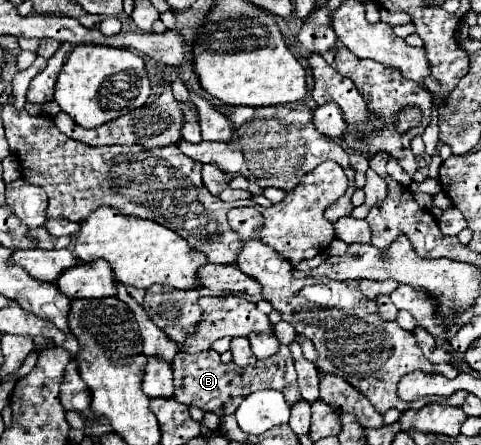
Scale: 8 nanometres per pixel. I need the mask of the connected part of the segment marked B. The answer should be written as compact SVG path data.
M281 320L279 324L275 324L275 336L279 338L279 344L281 344L279 352L267 360L257 360L255 364L247 368L239 368L233 362L223 364L215 350L205 350L197 354L177 352L177 356L171 362L173 376L175 376L175 400L179 400L181 404L197 406L201 410L213 410L219 416L235 412L235 408L249 394L263 388L281 390L287 396L289 404L297 402L301 396L299 396L299 386L297 386L297 374L293 368L293 358L289 352L289 342L295 336L295 328L291 328L291 324Z

